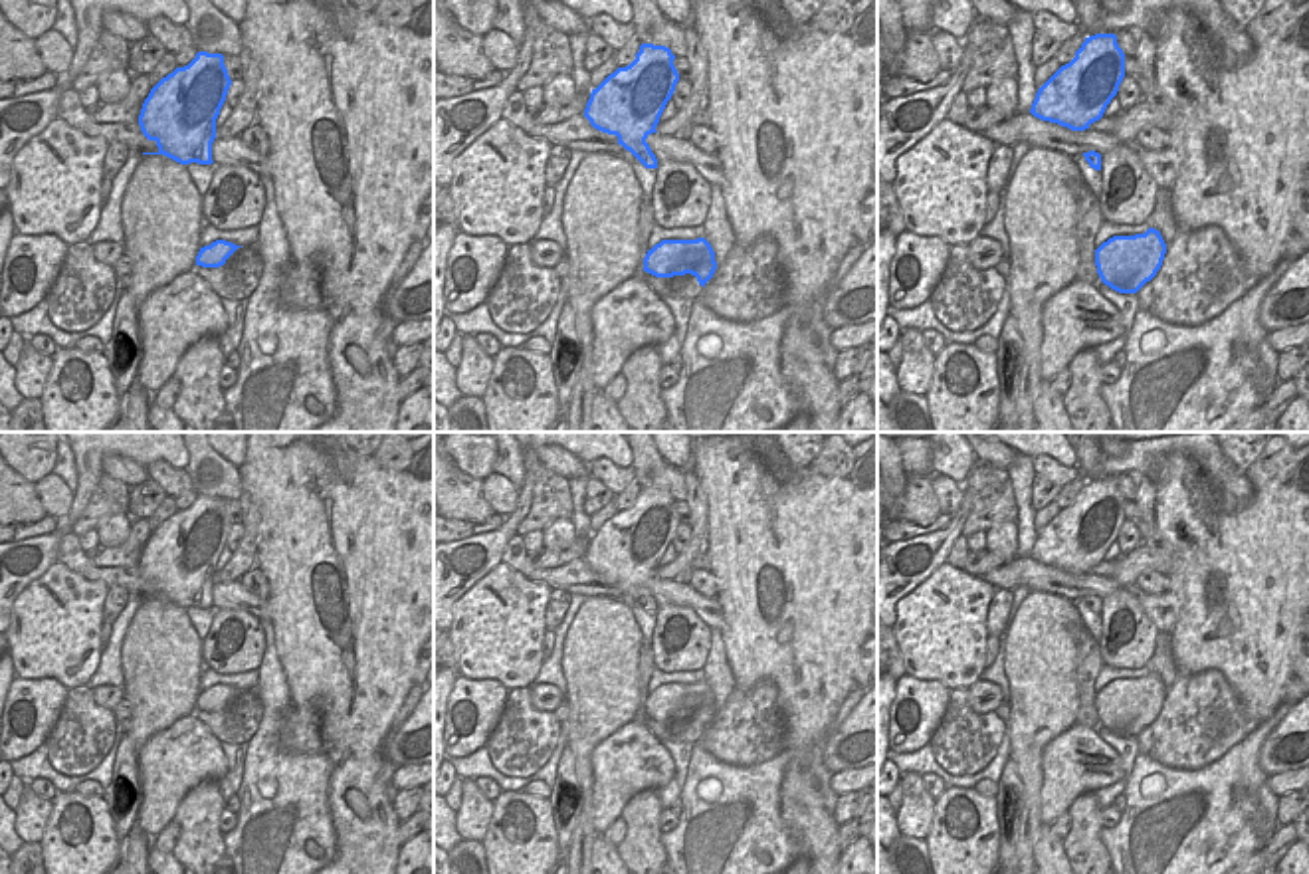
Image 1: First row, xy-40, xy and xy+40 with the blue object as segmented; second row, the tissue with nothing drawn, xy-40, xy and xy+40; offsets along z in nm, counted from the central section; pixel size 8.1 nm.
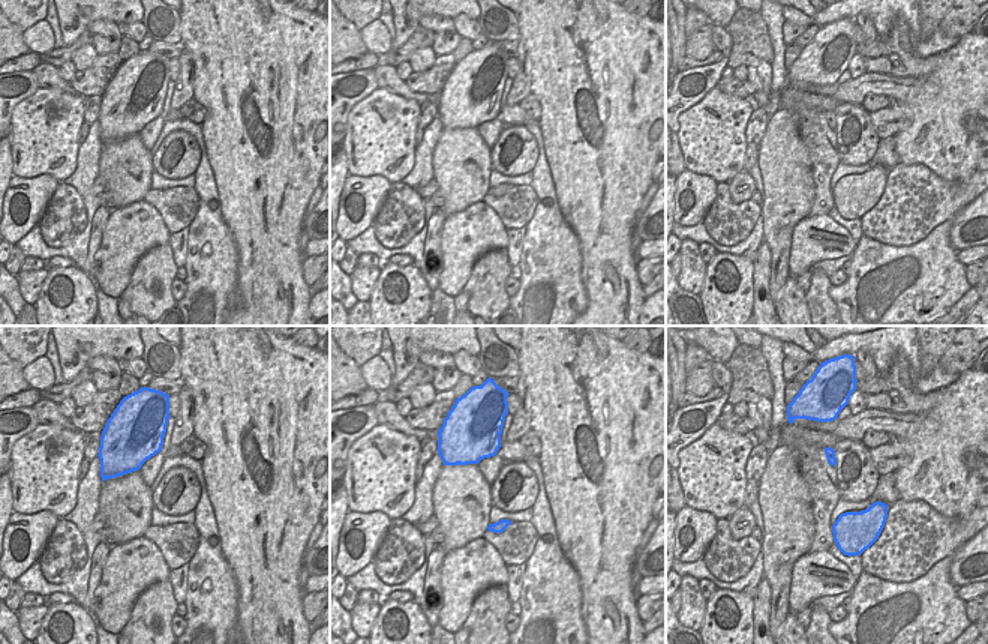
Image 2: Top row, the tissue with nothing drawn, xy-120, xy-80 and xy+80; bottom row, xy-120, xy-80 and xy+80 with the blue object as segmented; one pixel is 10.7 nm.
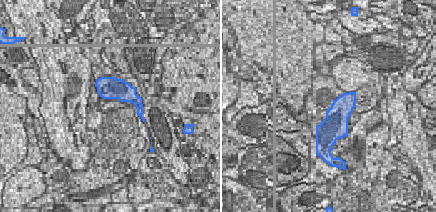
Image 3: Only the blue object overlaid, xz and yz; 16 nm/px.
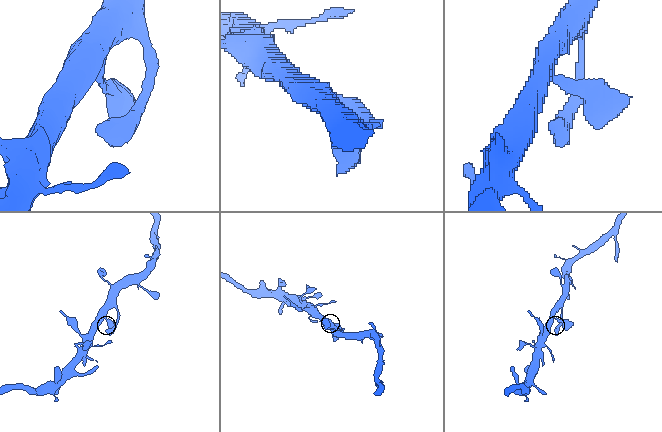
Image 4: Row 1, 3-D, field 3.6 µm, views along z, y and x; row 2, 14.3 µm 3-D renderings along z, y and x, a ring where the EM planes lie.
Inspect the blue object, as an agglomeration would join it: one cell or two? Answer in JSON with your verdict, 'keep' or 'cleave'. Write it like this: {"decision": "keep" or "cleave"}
{"decision": "keep"}

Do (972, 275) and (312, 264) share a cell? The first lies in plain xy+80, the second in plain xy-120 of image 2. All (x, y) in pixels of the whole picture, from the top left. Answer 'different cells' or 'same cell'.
same cell

